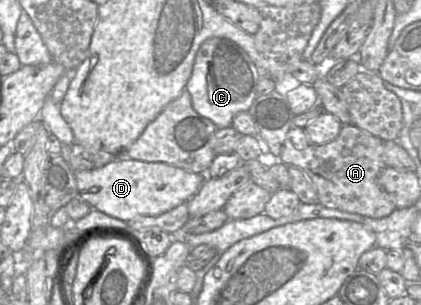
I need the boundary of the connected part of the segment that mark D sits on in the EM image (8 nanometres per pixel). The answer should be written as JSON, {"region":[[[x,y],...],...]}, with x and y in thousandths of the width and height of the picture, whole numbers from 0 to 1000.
{"region":[[[311,518],[278,521],[238,551],[178,561],[185,646],[209,666],[216,685],[235,689],[290,725],[306,725],[323,708],[378,708],[447,662],[480,610],[487,574],[387,531],[342,531]]]}

